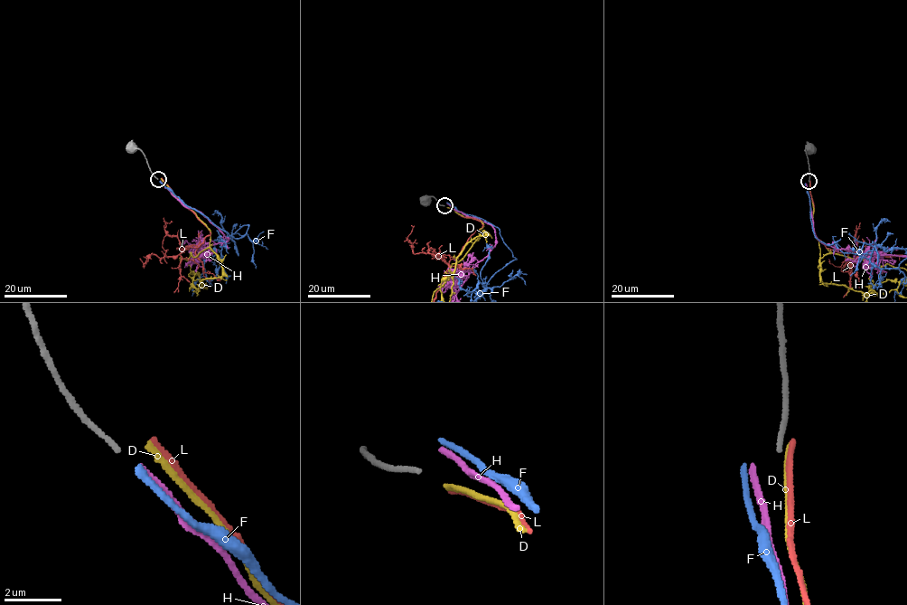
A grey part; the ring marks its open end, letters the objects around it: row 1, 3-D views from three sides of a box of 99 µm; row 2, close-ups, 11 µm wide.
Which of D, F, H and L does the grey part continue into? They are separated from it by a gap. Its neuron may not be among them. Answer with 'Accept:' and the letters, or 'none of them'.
Accept: L

